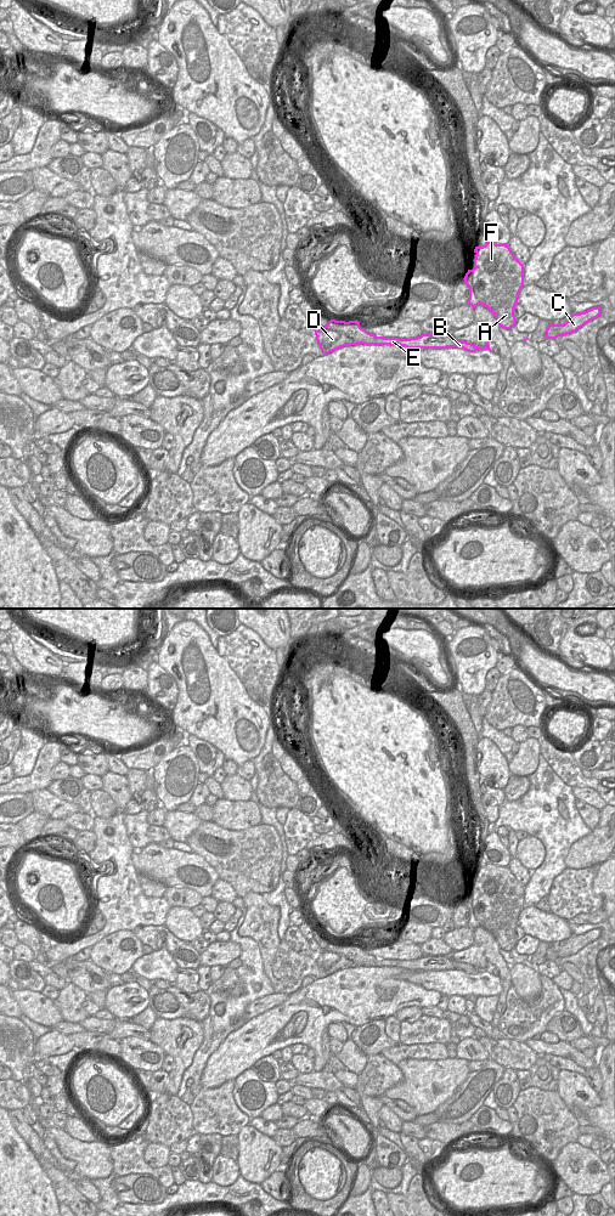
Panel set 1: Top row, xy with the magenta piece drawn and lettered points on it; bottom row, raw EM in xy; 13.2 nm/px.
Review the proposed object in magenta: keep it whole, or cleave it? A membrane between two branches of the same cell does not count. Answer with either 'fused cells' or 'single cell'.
fused cells

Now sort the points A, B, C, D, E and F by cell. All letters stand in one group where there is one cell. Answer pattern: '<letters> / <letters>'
A F / B C D E

